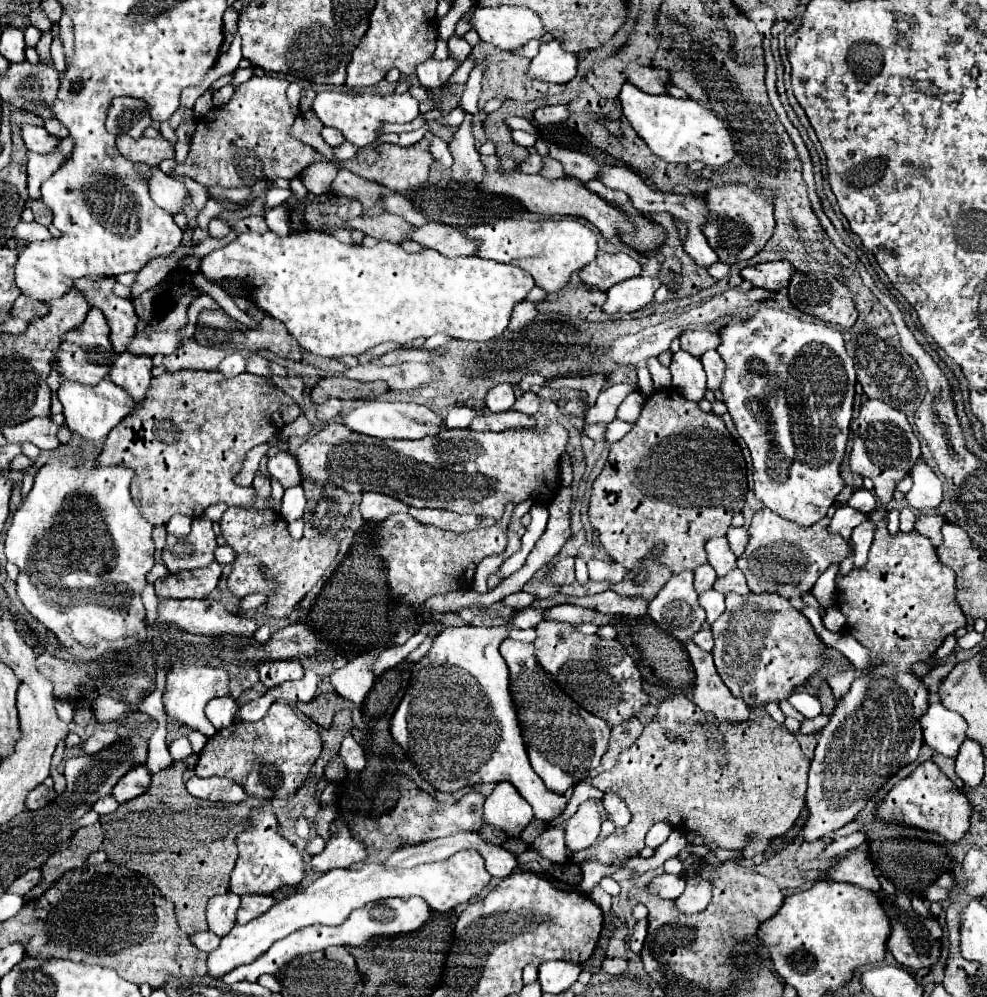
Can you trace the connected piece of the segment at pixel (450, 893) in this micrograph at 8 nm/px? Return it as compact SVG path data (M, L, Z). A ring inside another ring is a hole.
M460 850L454 856L438 862L420 864L414 868L392 868L386 864L372 864L364 868L338 868L326 872L322 878L306 886L302 892L294 892L292 896L278 900L268 912L254 918L252 922L240 926L236 924L220 942L220 948L210 952L208 956L208 972L206 976L214 980L222 980L224 974L232 972L242 964L250 964L260 958L274 942L290 936L312 924L338 926L342 924L354 908L362 908L368 902L376 902L382 898L410 898L420 896L432 910L446 912L458 906L460 902L468 902L474 894L478 894L488 882L490 874L484 868L484 858L478 850Z

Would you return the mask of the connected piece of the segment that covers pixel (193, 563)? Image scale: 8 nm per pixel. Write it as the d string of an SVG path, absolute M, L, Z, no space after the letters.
M206 516L194 518L192 532L188 536L168 534L162 550L162 562L170 572L202 568L214 562L214 550L218 548L216 534L212 532L212 520Z

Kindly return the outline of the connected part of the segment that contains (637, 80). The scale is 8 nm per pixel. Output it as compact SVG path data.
M636 62L626 64L624 76L626 76L626 82L634 84L638 90L642 90L646 94L664 94L666 92L664 86L670 82L668 70L660 70L660 68L652 68L652 66L640 66Z

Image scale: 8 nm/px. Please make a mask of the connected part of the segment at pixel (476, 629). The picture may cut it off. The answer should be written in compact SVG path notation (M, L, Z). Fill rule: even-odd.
M526 608L514 614L512 624L508 626L462 626L462 628L446 628L442 630L434 642L430 652L414 664L412 682L406 690L398 710L392 716L390 732L396 744L404 750L412 766L418 774L440 792L456 792L464 786L476 784L500 784L510 782L522 798L534 808L534 814L542 822L552 822L562 814L562 796L546 790L544 782L532 770L526 754L526 746L520 734L514 702L508 690L508 666L498 656L498 644L508 638L514 628L534 628L544 618L544 608Z

